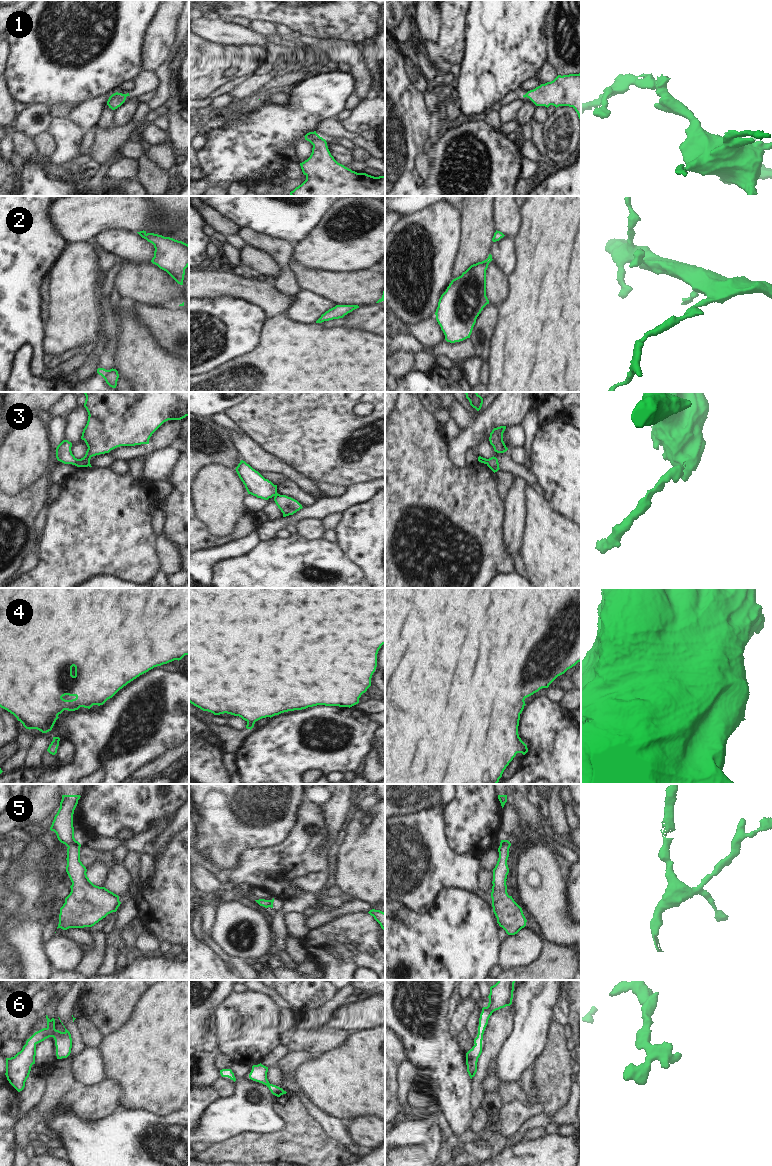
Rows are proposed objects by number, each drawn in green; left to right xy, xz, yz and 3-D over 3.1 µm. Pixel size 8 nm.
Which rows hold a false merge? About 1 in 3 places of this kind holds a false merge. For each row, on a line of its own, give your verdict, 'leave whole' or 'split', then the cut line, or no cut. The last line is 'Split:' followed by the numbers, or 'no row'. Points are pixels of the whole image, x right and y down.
1: leave whole; cut none
2: leave whole; cut none
3: split; cut xy (79, 459), (76, 465)
4: leave whole; cut none
5: leave whole; cut none
6: leave whole; cut none
Split: 3

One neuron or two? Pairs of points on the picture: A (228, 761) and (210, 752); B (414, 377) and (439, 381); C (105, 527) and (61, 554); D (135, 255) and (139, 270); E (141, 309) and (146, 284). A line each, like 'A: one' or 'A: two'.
A: two
B: one
C: one
D: two
E: two

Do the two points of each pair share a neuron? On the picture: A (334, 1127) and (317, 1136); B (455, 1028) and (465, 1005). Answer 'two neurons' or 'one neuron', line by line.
A: two neurons
B: one neuron

